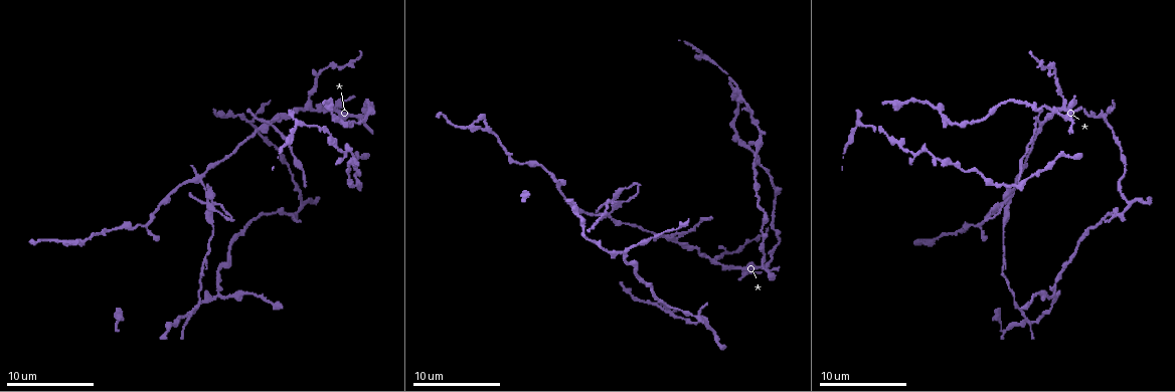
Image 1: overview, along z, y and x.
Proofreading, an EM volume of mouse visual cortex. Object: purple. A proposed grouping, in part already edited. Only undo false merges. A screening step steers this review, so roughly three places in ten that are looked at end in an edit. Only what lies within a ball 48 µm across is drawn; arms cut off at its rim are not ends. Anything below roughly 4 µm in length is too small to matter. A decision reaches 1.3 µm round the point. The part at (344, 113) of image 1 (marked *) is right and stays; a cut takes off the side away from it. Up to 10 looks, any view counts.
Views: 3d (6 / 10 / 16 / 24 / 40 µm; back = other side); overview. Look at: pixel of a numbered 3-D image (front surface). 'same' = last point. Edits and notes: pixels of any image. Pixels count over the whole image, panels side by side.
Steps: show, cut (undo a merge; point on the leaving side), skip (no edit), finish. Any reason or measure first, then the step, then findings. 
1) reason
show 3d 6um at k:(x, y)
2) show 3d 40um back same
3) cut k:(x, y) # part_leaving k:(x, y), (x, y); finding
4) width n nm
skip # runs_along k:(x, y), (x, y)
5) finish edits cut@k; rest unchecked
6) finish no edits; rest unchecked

four-way junction
show 3d 16um at 1:(197, 181)

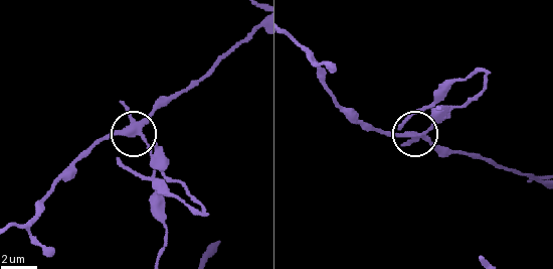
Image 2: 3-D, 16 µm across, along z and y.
width 290 nm
cut 2:(124, 105) # two neurons meet here

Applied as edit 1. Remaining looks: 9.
a fork
show 3d 10um at 1:(1064, 104)

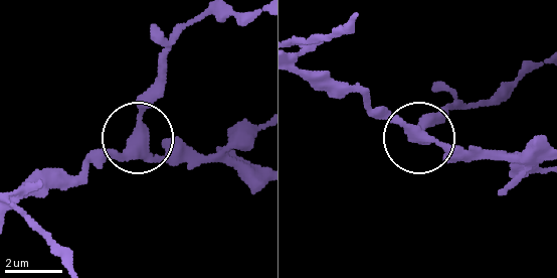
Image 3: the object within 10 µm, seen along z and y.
skip # runs_along 3:(255, 166), (172, 159), (143, 145), (136, 123), (155, 83); one neuron here

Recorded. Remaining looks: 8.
looks like a crossing
show 3d 16um at 1:(1040, 126)

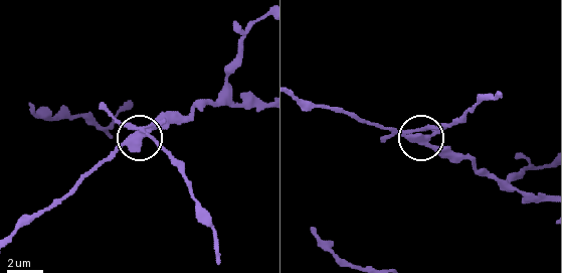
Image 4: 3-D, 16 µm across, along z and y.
side_arm 39 um
cut 4:(438, 130) # part_leaving 4:(138, 135), (146, 132), (186, 182), (213, 232), (218, 262); two neurons meet here

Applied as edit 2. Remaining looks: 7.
three-way junction
show 3d 16um at 1:(656, 304)

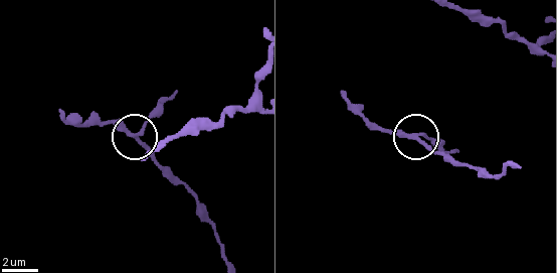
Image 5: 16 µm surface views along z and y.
from behind
show 3d 16um back at 5:(413, 137)

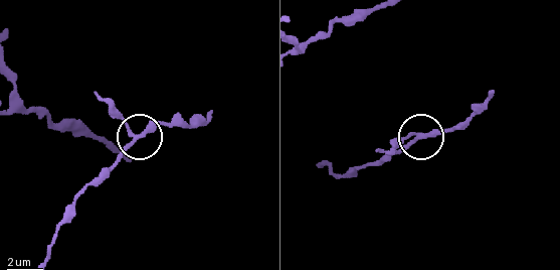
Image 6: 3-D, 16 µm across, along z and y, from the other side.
width 190 nm
skip # all the same neuron

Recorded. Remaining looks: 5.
side arm on a straight run
show 3d 10um at 1:(218, 295)

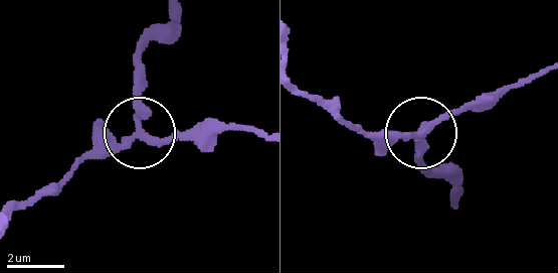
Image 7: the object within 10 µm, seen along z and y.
show 3d 10um back at 7:(139, 140)

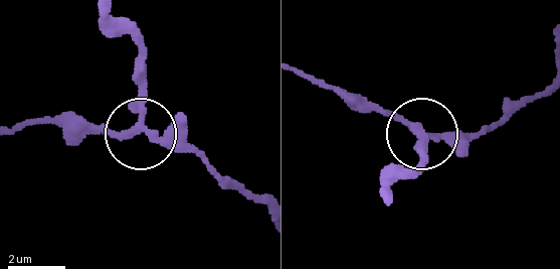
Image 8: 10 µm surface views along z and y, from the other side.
skip # runs_along 8:(107, 13), (141, 56), (141, 128), (134, 135), (85, 135); one neuron here

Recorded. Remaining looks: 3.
finish edits cut@2, cut@4; rest unchecked

